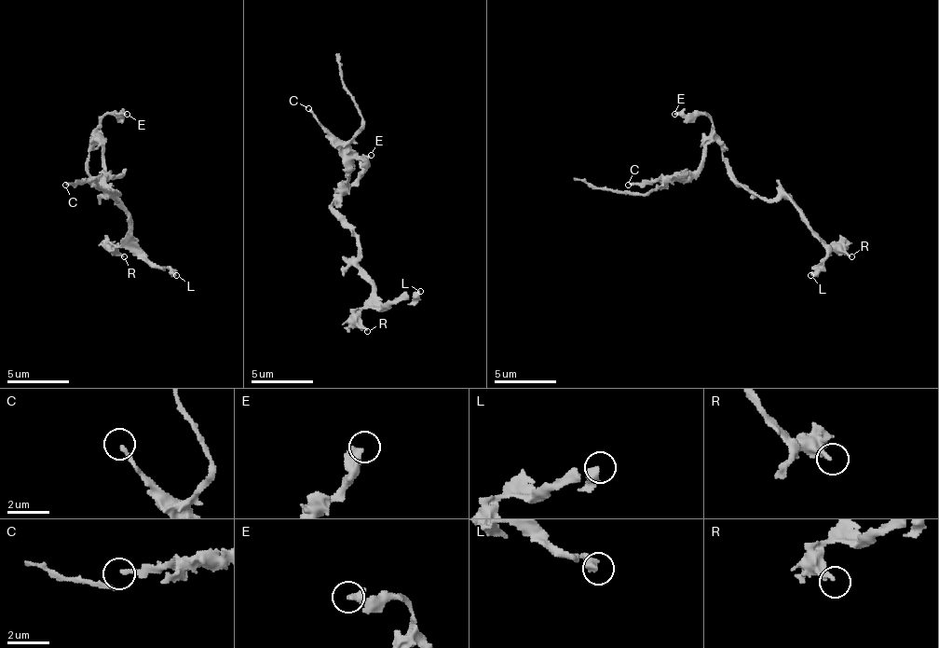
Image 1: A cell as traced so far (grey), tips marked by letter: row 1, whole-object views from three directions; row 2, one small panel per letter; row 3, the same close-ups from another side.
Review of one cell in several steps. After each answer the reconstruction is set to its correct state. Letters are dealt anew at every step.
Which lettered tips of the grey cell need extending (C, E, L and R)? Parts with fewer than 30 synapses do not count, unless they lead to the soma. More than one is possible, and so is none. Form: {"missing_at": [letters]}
{"missing_at": ["C", "L"]}

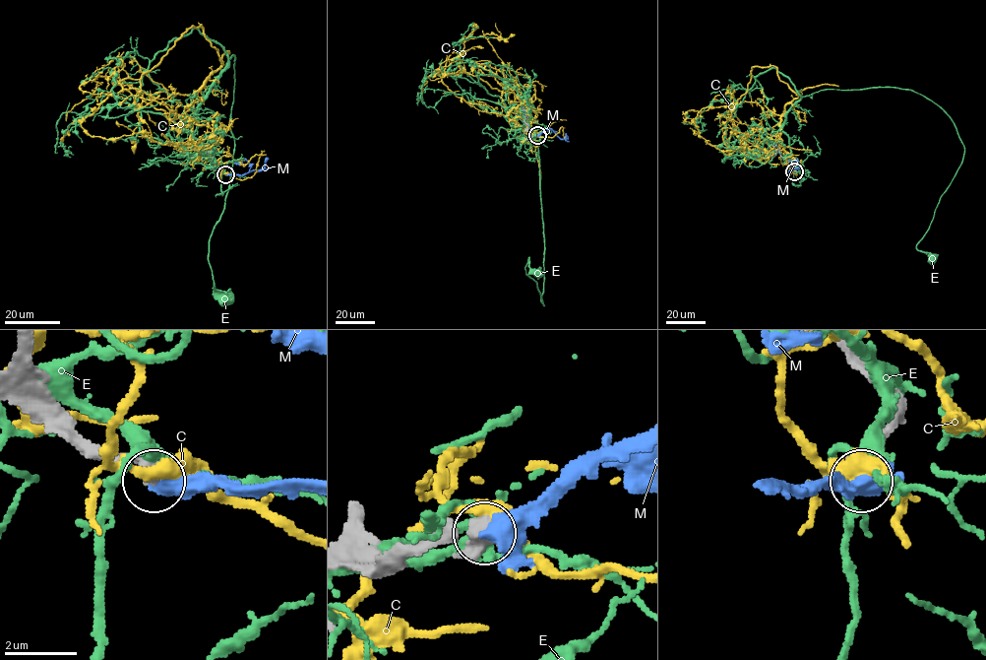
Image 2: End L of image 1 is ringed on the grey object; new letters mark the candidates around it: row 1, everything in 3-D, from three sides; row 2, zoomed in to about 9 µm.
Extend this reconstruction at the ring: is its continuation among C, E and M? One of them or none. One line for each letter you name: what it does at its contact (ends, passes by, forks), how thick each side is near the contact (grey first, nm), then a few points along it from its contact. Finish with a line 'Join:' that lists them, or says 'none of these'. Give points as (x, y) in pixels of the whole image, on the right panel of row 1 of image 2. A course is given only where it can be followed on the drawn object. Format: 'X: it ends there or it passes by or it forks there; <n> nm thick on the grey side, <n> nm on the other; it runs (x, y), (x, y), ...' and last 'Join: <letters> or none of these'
M: it passes by; 440 nm thick on the grey side, 440 nm on the other; it runs (794, 171), (788, 171), (798, 168), (795, 162), (798, 160)
Join: M

